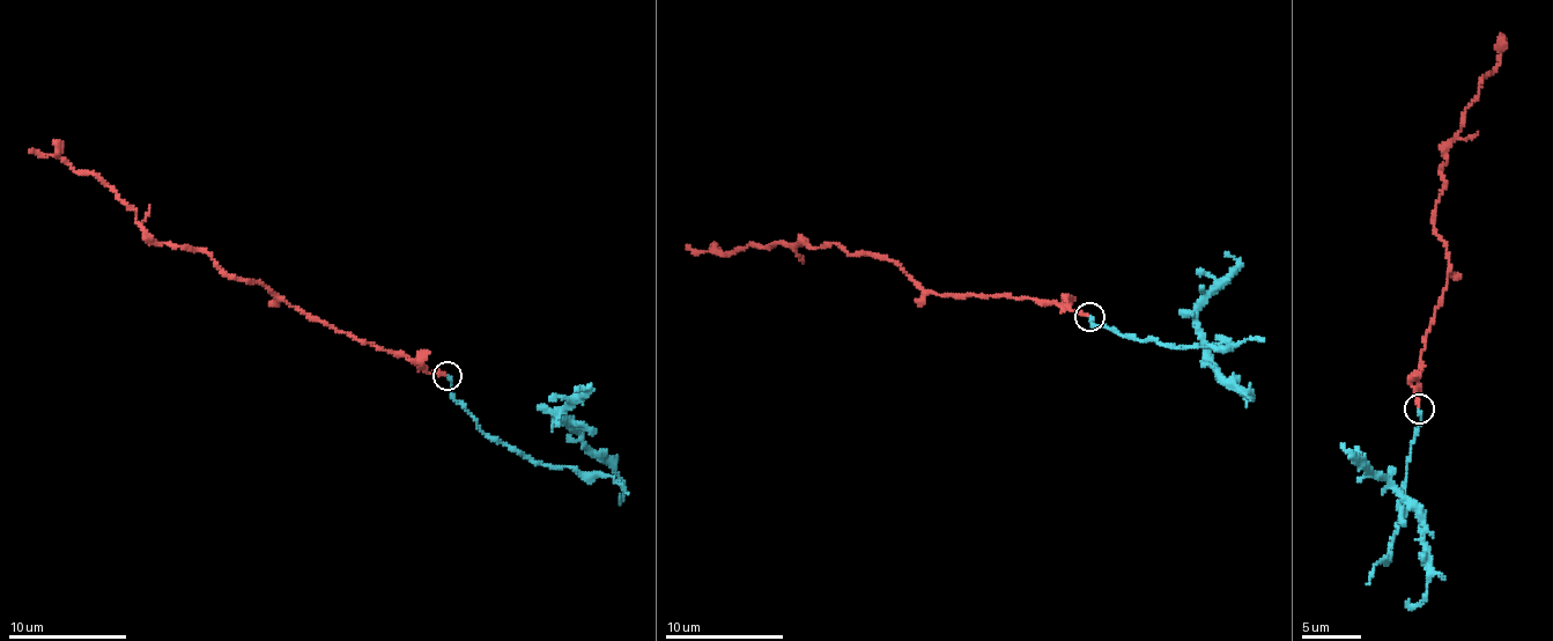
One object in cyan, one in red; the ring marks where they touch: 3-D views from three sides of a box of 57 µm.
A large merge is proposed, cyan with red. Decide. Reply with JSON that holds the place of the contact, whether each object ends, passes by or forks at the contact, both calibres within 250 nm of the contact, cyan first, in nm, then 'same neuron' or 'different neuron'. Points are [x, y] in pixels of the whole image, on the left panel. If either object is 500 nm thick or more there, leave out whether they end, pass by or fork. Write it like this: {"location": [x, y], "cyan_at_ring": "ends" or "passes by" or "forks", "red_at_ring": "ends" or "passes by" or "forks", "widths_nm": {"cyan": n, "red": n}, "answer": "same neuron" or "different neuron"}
{"location": [448, 375], "cyan_at_ring": "ends", "red_at_ring": "ends", "widths_nm": {"cyan": 170, "red": 190}, "answer": "different neuron"}

